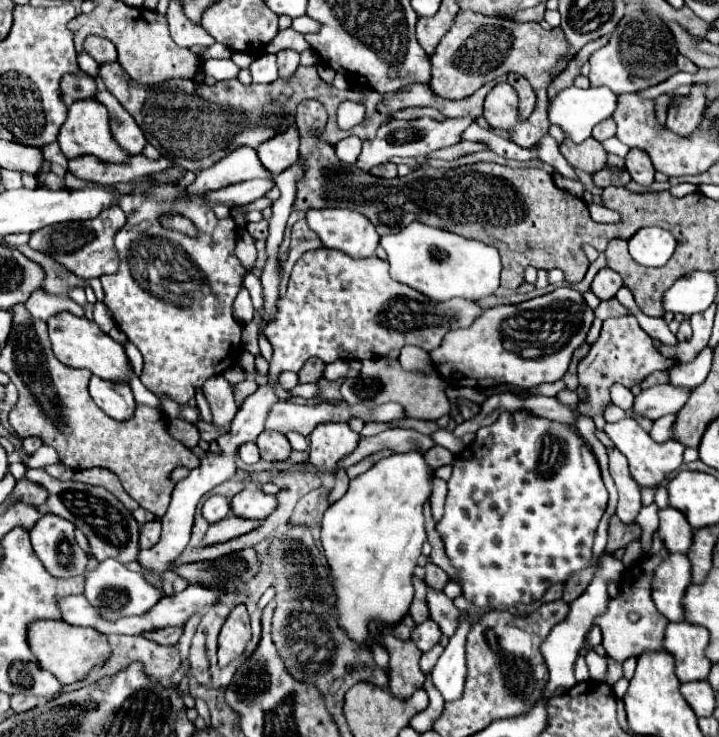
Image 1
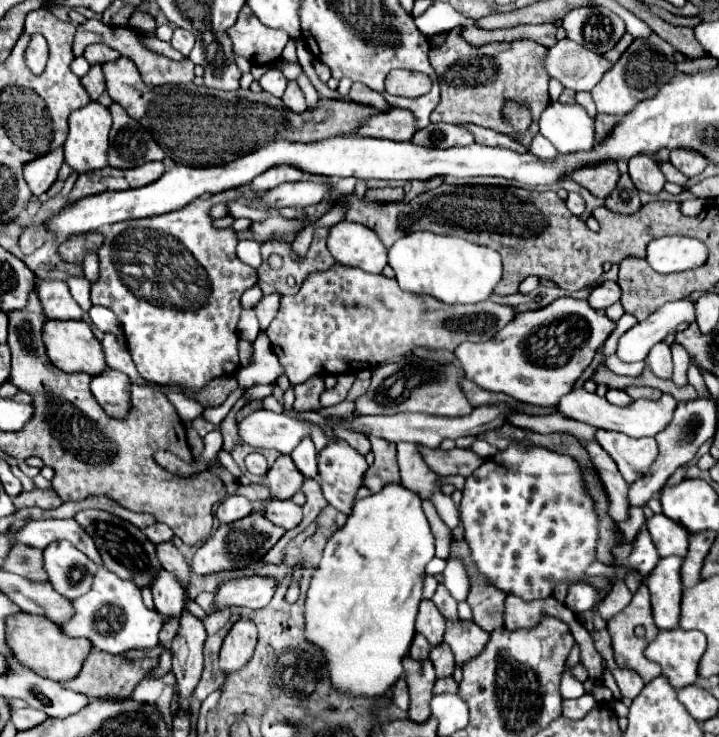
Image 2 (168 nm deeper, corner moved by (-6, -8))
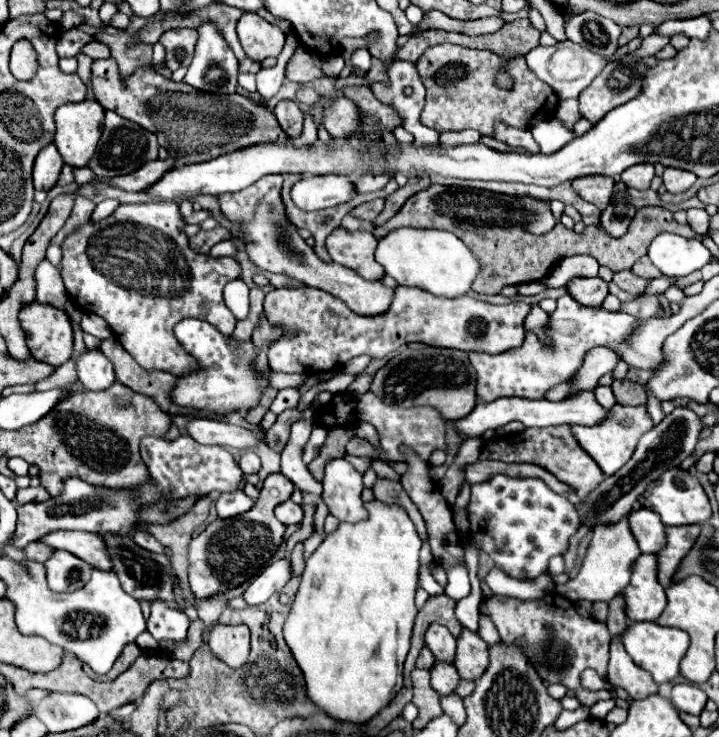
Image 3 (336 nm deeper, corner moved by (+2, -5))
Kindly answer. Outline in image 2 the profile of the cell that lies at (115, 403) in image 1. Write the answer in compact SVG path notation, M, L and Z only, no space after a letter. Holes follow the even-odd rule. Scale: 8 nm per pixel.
M106 368L90 382L92 394L108 416L124 418L130 412L130 378L124 372Z

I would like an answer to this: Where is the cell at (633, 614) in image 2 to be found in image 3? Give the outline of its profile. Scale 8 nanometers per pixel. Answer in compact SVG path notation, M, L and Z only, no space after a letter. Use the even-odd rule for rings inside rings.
M616 635L610 643L610 663L608 679L614 687L624 687L632 699L644 699L652 693L658 693L658 685L652 675L640 669L622 645L622 635Z

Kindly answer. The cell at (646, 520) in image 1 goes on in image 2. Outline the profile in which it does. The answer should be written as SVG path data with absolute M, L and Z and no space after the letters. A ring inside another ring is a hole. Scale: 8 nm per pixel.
M644 528L638 536L638 542L634 542L634 552L630 556L630 562L636 566L636 570L642 576L648 576L652 572L652 568L658 564L658 560L660 560L660 556L650 540L650 534Z

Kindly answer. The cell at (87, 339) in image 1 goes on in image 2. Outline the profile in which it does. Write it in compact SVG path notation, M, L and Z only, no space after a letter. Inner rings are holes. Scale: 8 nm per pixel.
M46 320L42 326L42 340L48 358L62 372L88 372L90 376L96 376L106 368L102 344L94 338L90 326L82 320Z

